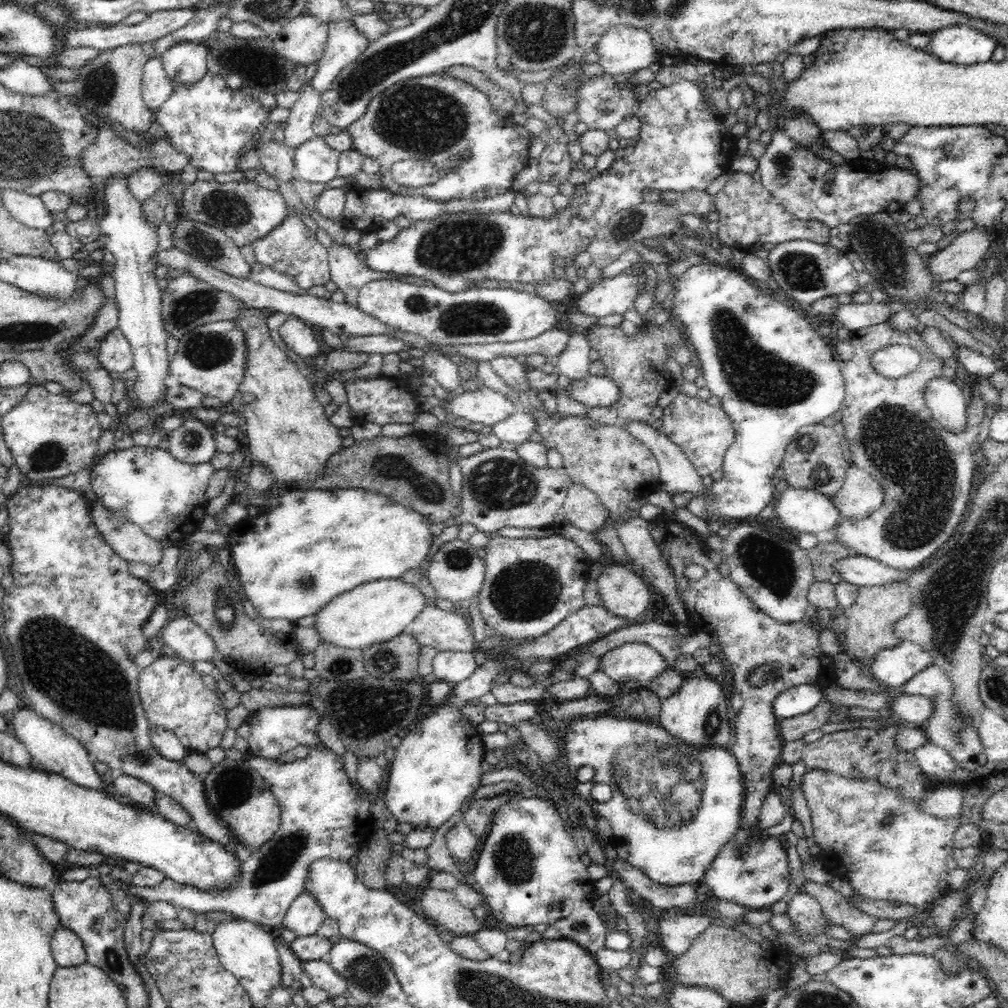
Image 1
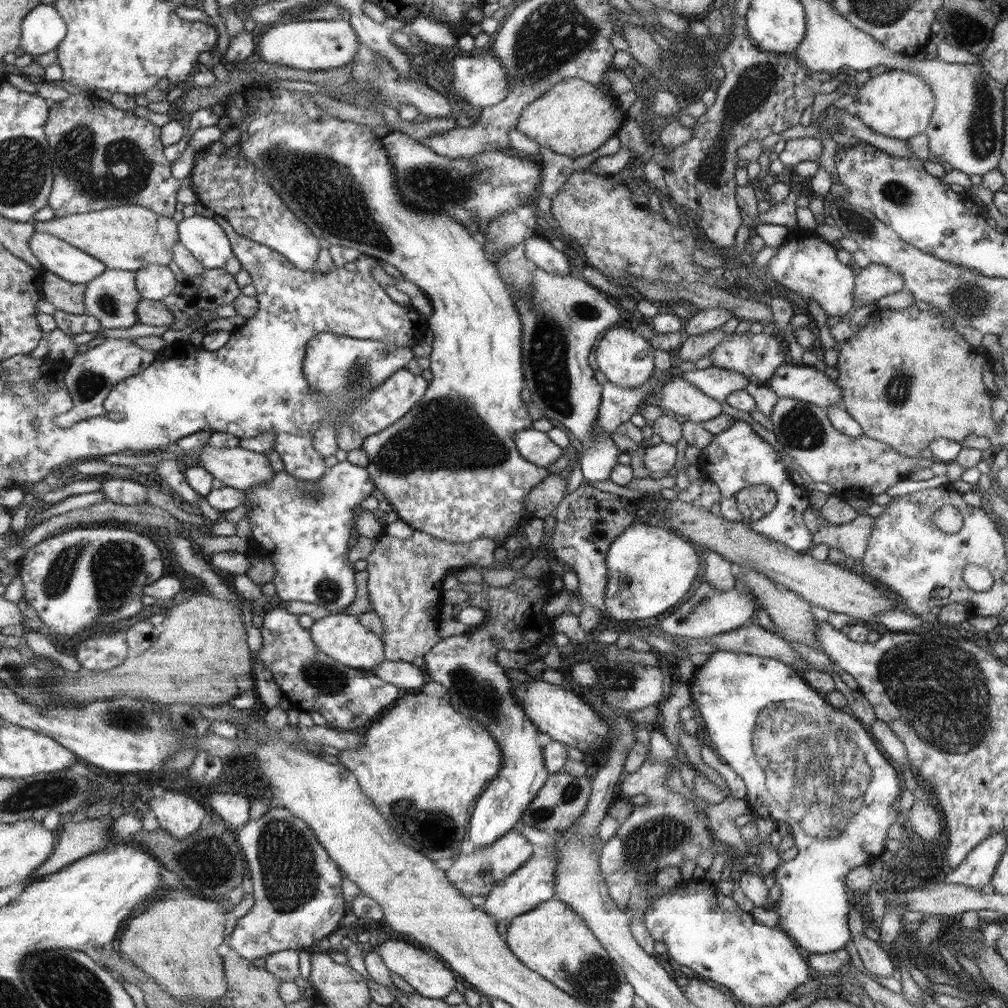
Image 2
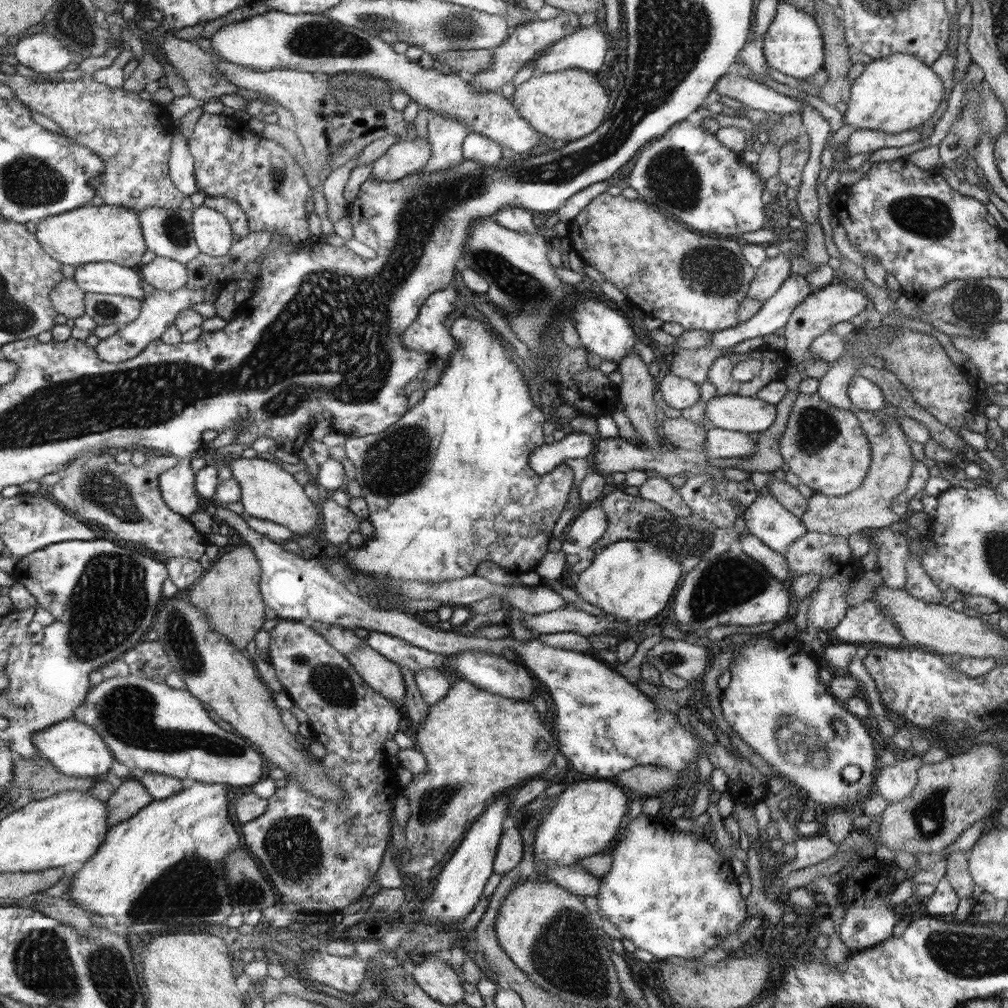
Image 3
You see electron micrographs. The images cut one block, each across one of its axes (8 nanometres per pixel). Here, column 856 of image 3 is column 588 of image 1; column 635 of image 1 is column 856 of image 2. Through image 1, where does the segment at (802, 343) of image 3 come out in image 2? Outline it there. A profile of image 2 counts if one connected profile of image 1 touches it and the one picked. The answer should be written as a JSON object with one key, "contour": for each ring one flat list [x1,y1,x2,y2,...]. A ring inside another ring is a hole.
{"contour":[[870,263,864,268,858,268,858,271,855,300,860,300,862,304,876,304,877,300,906,288,902,274,884,264]]}

